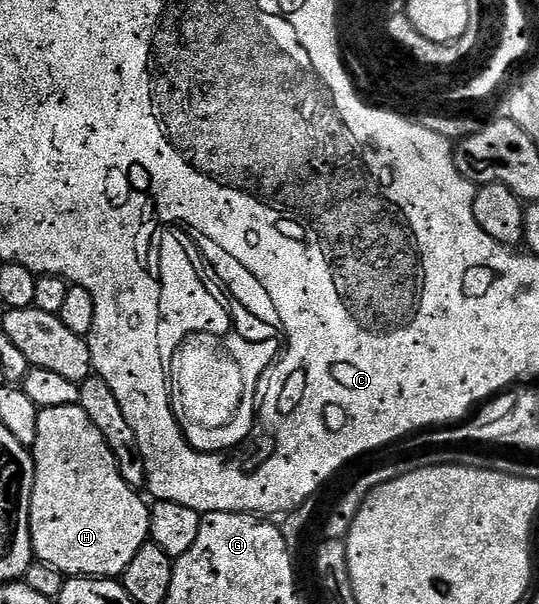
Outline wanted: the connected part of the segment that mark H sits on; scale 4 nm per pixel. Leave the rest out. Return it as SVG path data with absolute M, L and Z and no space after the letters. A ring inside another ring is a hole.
M81 406L39 409L36 420L34 456L34 491L30 505L30 543L34 558L72 578L121 579L132 564L132 556L147 545L150 537L150 506L139 491L124 480L112 456L112 448L100 436L96 424L88 420Z

